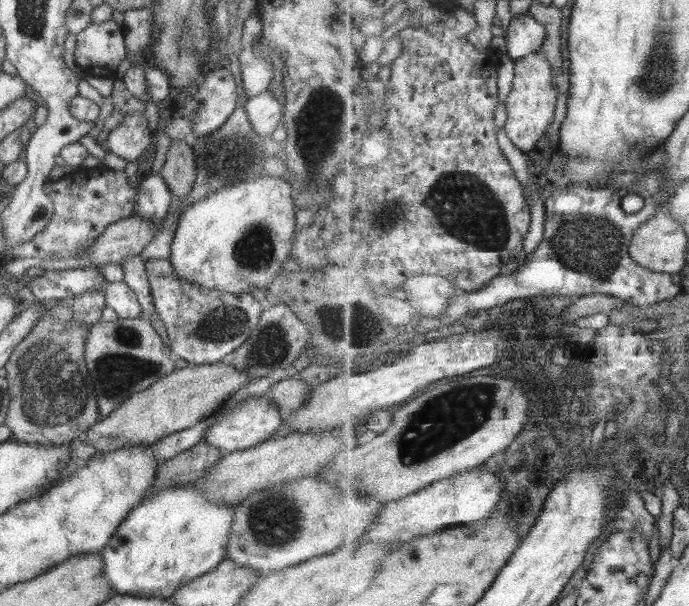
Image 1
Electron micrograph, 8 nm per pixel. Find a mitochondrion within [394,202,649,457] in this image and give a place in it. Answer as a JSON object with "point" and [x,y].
{"point":[592,245]}

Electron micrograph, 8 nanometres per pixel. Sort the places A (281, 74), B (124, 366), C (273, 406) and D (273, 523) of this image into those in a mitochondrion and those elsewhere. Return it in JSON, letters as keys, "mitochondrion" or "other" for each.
{"A":"other","B":"mitochondrion","C":"other","D":"mitochondrion"}

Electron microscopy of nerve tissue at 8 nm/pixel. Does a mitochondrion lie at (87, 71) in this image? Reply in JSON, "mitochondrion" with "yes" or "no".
{"mitochondrion":"no"}

